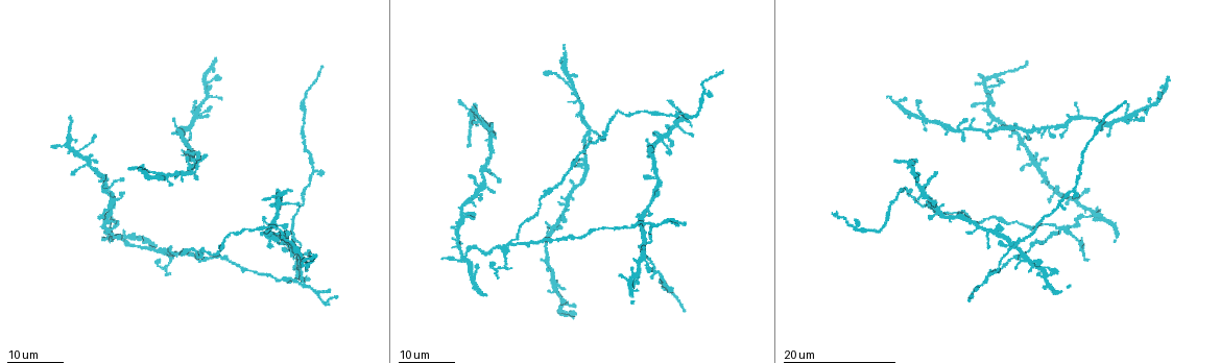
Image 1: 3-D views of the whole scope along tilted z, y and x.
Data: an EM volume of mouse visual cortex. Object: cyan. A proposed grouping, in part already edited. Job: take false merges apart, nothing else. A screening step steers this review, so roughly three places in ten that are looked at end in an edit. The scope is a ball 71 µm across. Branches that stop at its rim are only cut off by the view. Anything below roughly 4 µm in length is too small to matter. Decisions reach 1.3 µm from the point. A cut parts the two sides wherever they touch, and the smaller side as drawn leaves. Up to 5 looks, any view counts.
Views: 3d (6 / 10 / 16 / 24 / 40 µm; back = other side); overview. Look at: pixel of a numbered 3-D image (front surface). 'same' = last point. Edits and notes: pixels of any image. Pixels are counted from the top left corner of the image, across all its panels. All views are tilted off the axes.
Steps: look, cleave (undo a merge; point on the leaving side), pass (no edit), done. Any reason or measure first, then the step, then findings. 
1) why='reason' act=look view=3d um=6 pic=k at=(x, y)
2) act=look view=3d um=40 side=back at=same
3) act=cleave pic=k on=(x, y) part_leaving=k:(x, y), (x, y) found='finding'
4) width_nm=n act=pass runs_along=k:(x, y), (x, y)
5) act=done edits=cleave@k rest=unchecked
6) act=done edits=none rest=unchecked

why='two arms in line, one across' act=look view=3d um=16 pic=1 at=(1020, 241)

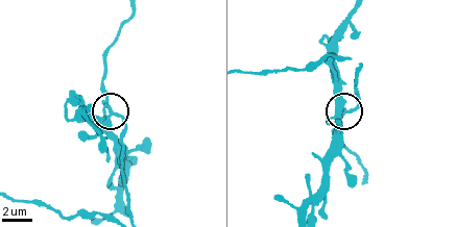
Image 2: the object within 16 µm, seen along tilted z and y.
act=look view=3d um=10 pic=2 at=(110, 109)

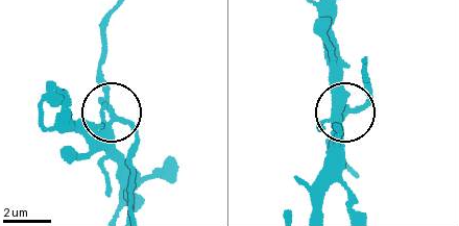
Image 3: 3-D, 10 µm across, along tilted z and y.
side_arm_um=35 act=cleave pic=3 on=(107, 82) part_leaving=3:(112, 108), (135, 139), (128, 181), (133, 210) found='a second neuron is stuck on'

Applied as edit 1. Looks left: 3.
why='four arms meet' act=look view=3d um=16 pic=1 at=(905, 161)

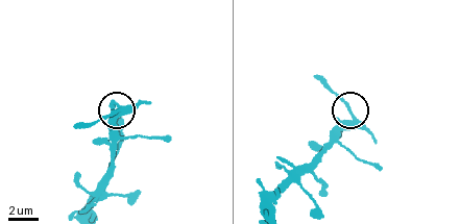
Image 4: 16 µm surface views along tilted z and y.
why='closer look' act=look view=3d um=10 pic=4 at=(120, 108)

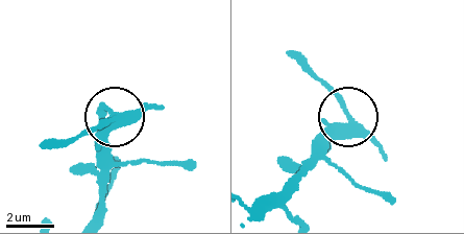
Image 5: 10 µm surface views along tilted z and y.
act=look view=3d um=10 side=back pic=5 at=(347, 118)

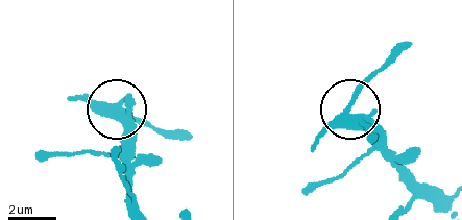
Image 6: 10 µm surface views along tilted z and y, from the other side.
arms=4 act=pass found='all the same neuron'

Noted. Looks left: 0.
act=done edits=cleave@3 rest=unchecked

